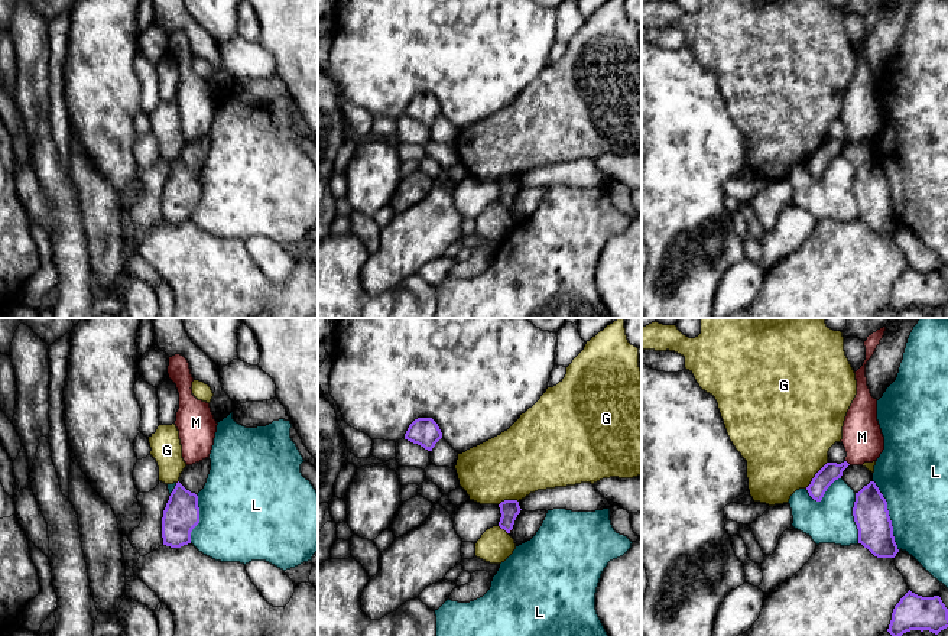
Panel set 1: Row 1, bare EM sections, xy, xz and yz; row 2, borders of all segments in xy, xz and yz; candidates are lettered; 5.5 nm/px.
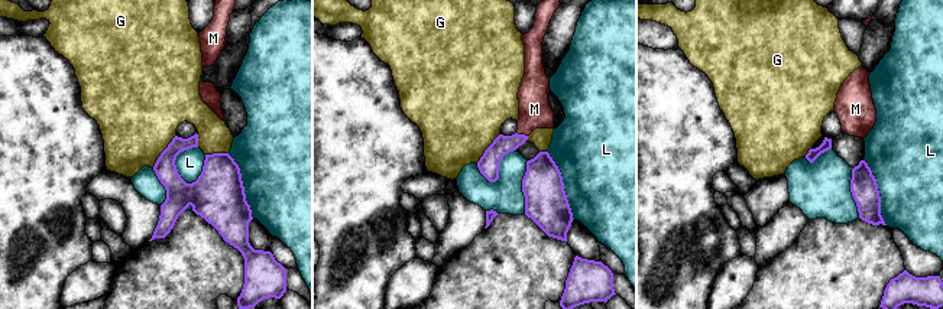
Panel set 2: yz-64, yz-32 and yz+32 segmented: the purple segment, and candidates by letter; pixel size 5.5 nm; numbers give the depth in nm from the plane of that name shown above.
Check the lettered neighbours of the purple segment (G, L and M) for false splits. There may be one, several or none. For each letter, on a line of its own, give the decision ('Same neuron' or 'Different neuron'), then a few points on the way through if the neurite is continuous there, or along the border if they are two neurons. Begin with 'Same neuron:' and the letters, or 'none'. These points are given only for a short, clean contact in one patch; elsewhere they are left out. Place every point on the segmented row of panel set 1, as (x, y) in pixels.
Same neuron: M
G: Different neuron
L: Different neuron
M: Same neuron. Path across: yz (831, 471), (847, 463), (862, 447), (862, 437)

